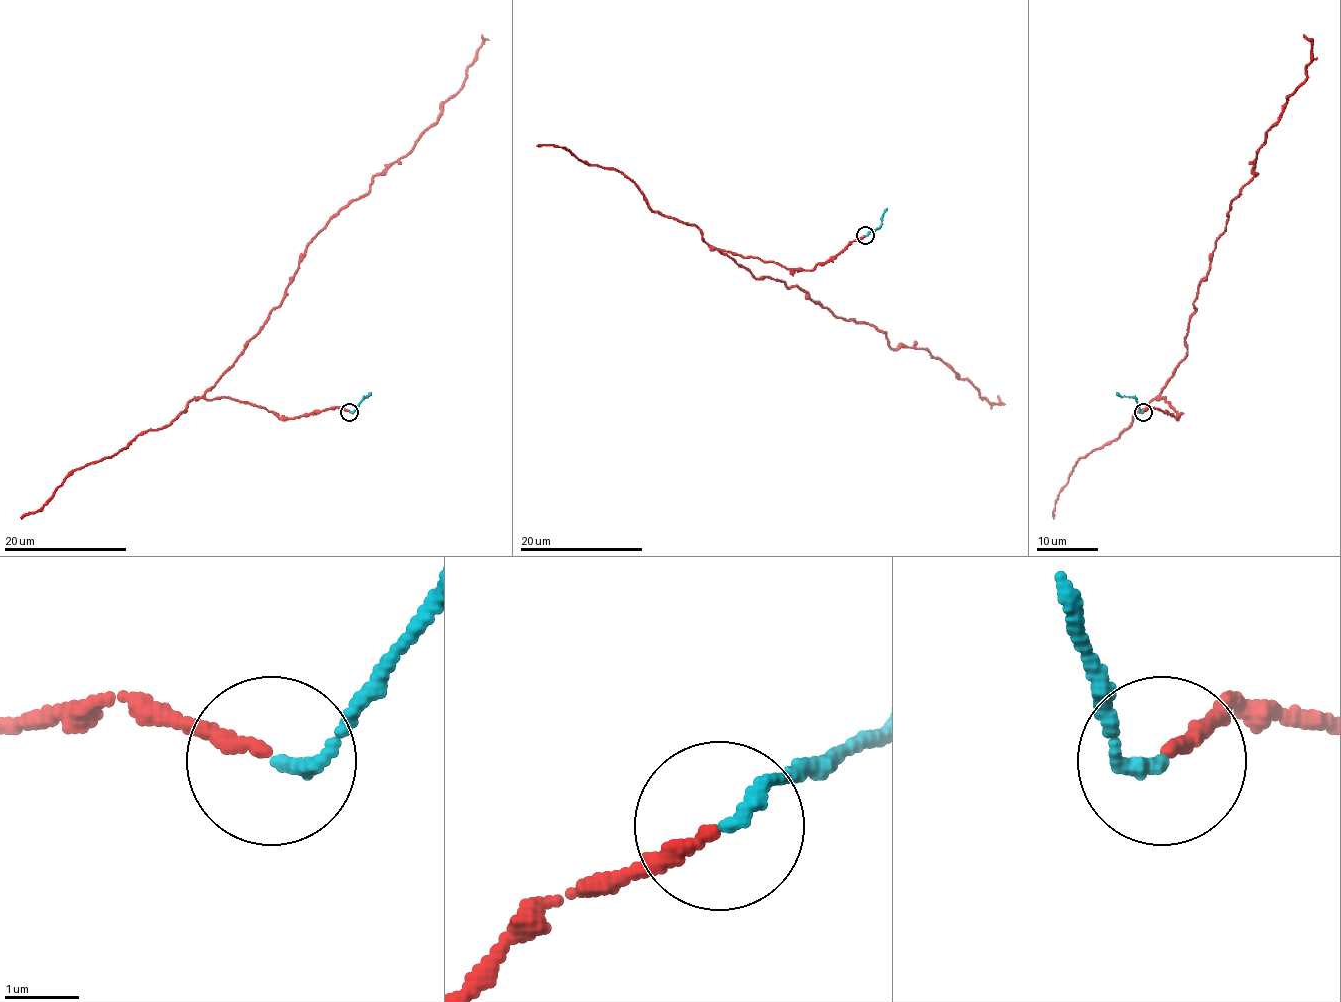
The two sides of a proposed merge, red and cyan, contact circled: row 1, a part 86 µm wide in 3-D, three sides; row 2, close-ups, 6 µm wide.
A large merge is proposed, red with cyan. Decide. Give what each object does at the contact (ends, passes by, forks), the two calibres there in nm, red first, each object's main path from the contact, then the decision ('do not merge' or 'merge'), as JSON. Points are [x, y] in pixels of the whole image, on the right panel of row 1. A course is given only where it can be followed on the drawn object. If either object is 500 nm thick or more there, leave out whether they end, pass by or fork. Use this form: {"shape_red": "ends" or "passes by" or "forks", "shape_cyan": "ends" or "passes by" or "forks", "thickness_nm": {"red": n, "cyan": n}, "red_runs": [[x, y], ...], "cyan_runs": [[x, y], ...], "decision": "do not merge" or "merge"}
{"shape_red": "ends", "shape_cyan": "ends", "thickness_nm": {"red": 180, "cyan": 180}, "red_runs": [[1144, 410], [1178, 418], [1159, 393], [1187, 353], [1230, 203], [1305, 79], [1304, 35]], "cyan_runs": [[1144, 412], [1139, 410], [1134, 398], [1121, 397], [1116, 392]], "decision": "merge"}

